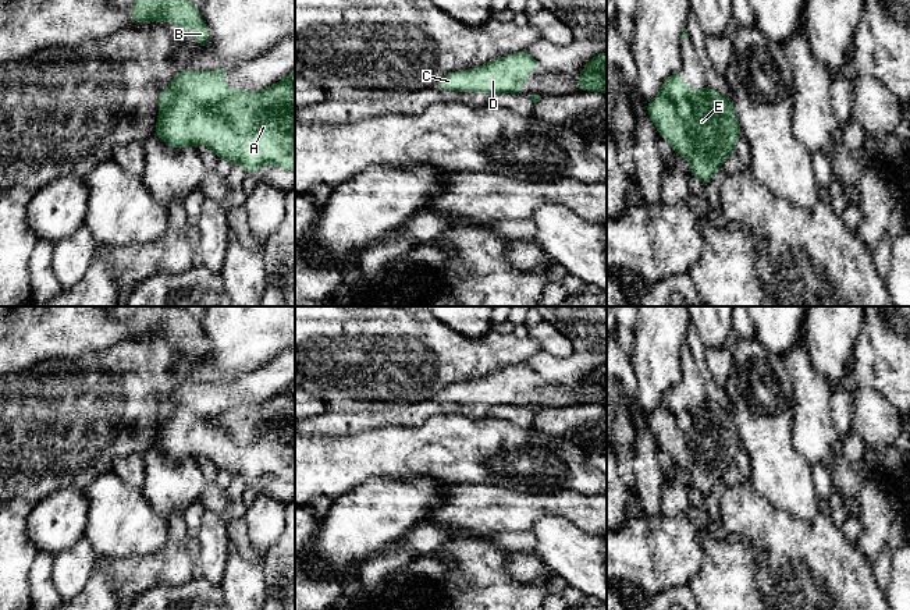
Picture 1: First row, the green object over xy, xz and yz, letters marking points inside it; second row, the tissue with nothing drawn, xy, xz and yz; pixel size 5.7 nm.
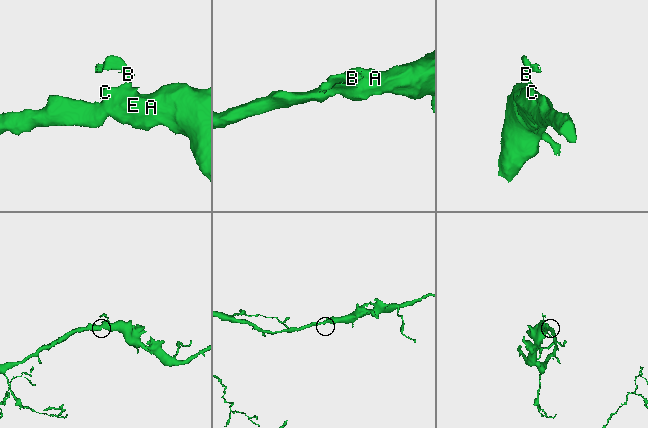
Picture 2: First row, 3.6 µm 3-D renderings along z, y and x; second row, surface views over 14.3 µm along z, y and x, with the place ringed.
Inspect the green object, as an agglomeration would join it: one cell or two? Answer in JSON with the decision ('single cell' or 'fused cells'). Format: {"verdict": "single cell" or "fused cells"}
{"verdict": "fused cells"}

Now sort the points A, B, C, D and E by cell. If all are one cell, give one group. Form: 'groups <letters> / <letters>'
groups A C D E / B

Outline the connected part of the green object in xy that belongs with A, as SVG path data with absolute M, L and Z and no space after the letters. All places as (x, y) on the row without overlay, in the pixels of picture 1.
M184 382L159 408L159 432L153 447L171 460L205 455L217 469L239 475L246 486L257 485L266 476L295 483L295 382L278 396L260 404L231 402L224 393L228 382L207 386L209 414L193 408L193 387Z

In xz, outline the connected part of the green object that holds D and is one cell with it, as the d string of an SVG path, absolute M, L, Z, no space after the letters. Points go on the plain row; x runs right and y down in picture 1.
M494 372L477 380L466 383L454 383L438 391L440 402L459 402L486 405L504 405L505 404L505 376Z

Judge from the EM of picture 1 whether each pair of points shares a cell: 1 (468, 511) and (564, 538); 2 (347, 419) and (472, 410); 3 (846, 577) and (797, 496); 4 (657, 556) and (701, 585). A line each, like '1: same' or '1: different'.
1: different
2: same
3: different
4: different

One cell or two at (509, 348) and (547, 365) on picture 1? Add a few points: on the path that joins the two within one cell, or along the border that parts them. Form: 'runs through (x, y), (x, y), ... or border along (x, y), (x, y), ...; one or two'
border along (541, 350), (526, 361); two

